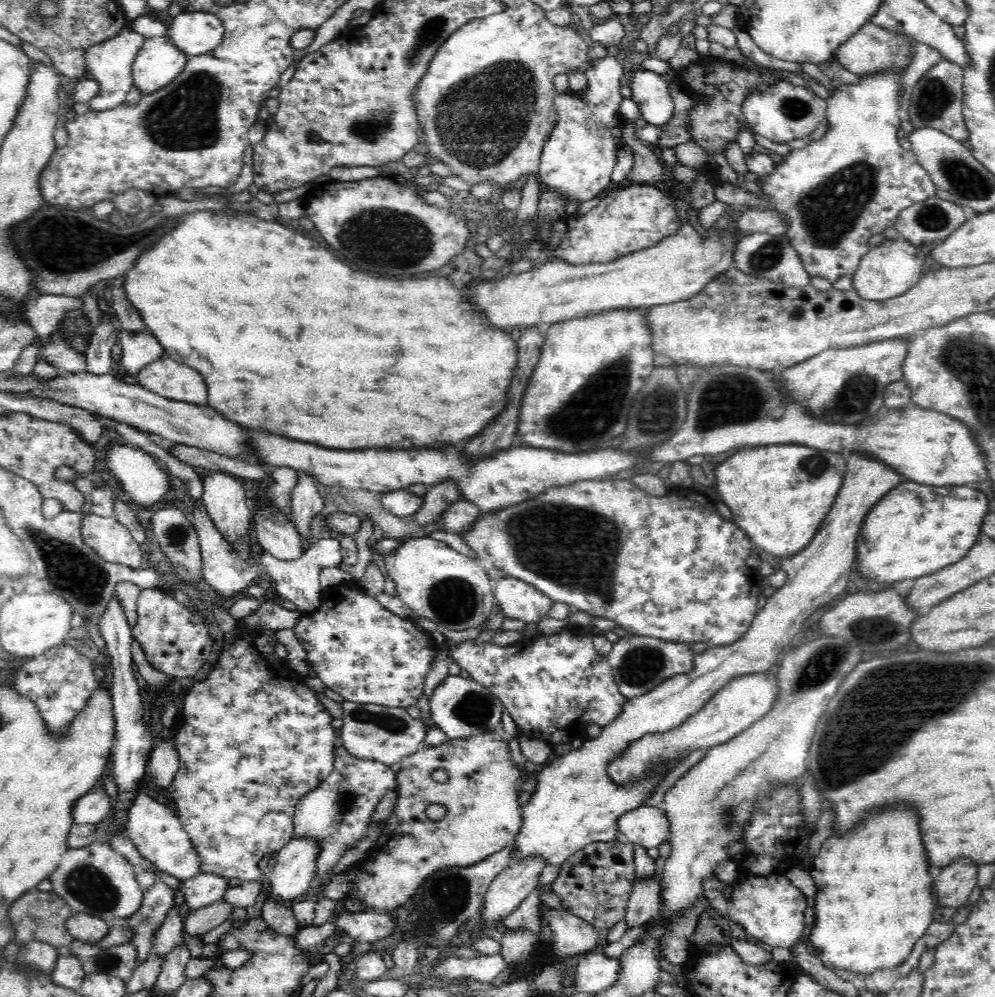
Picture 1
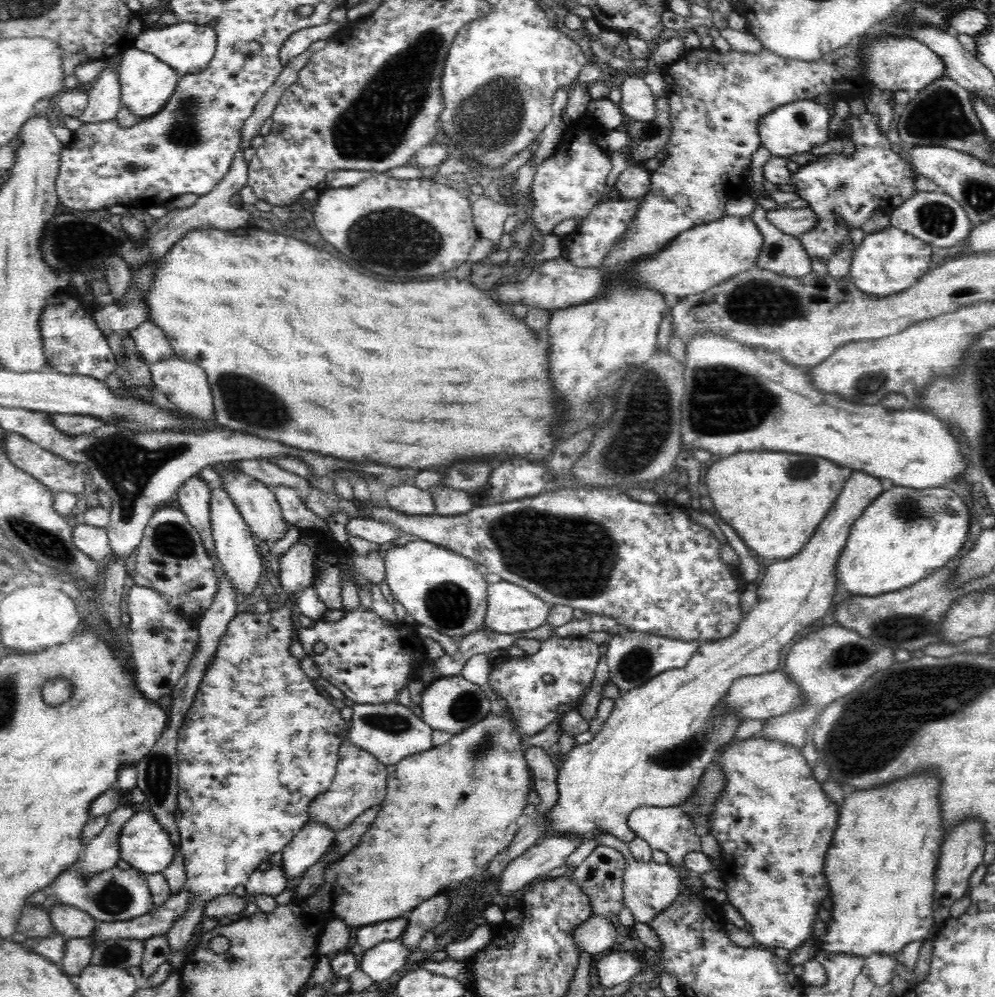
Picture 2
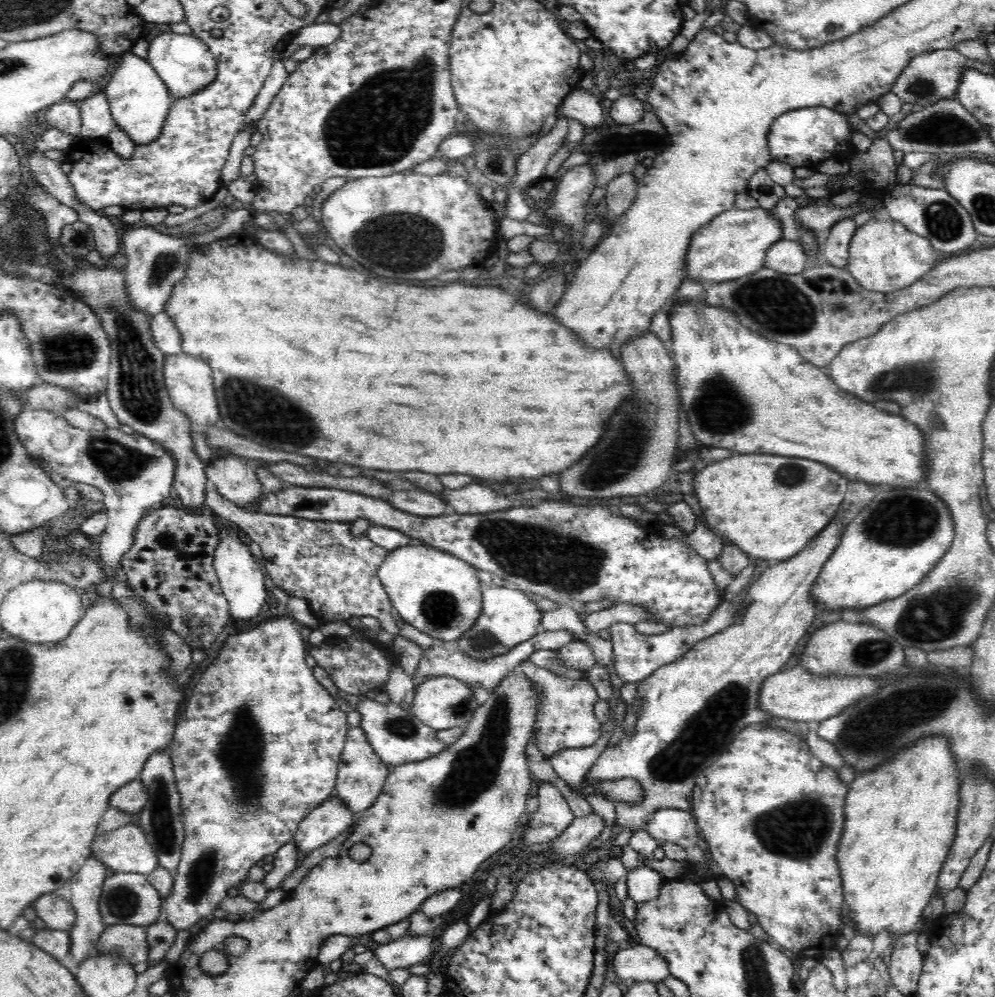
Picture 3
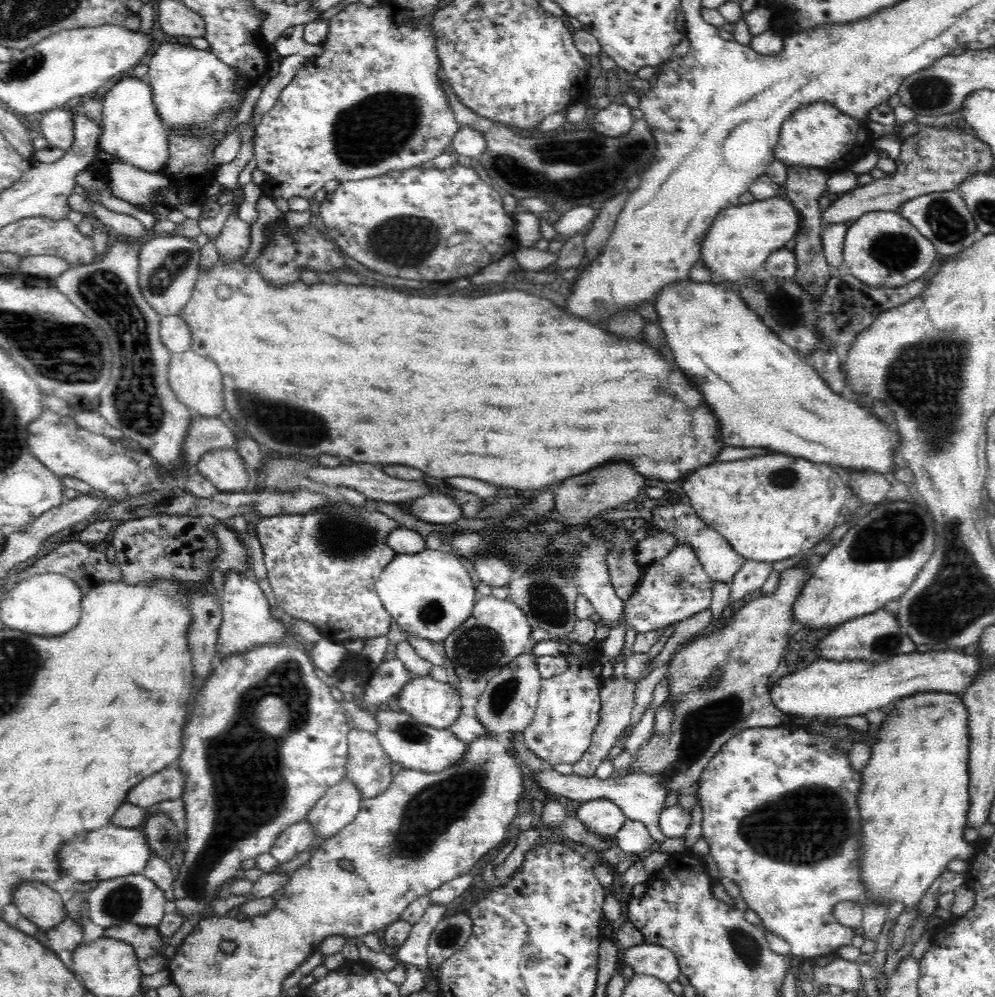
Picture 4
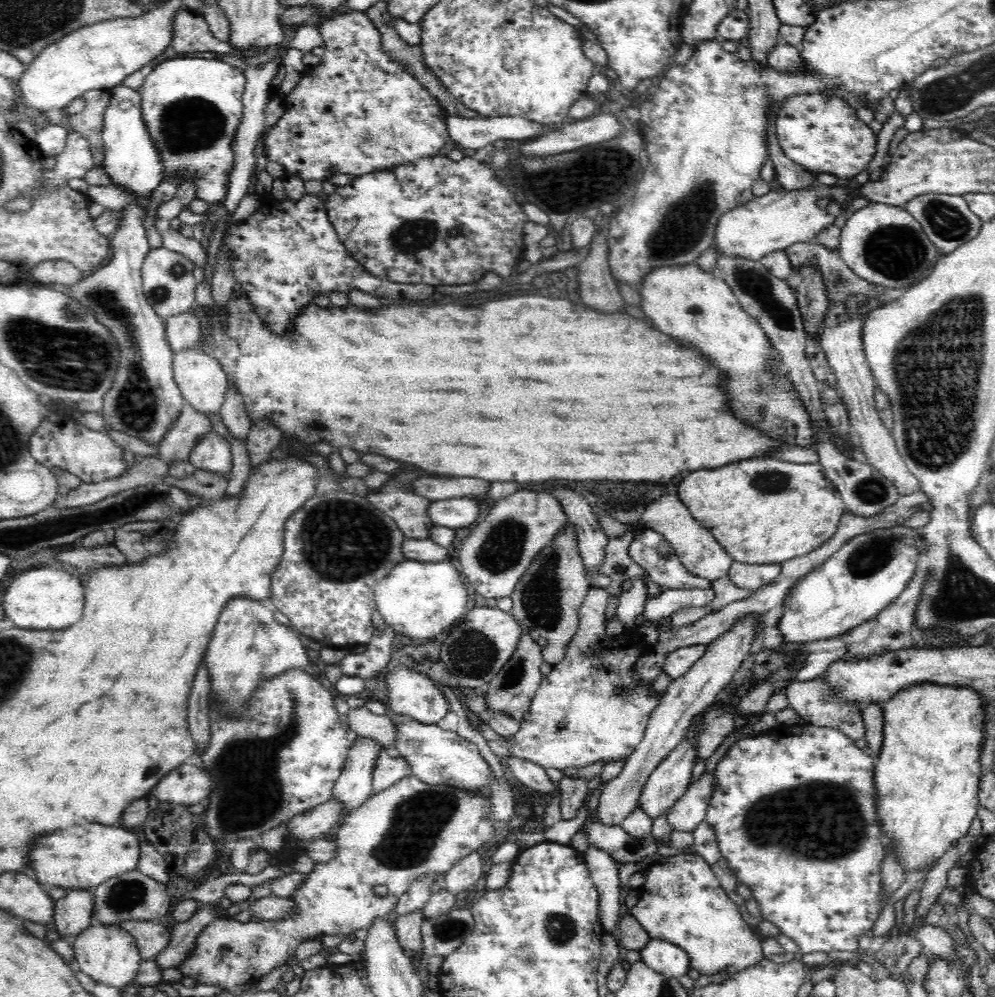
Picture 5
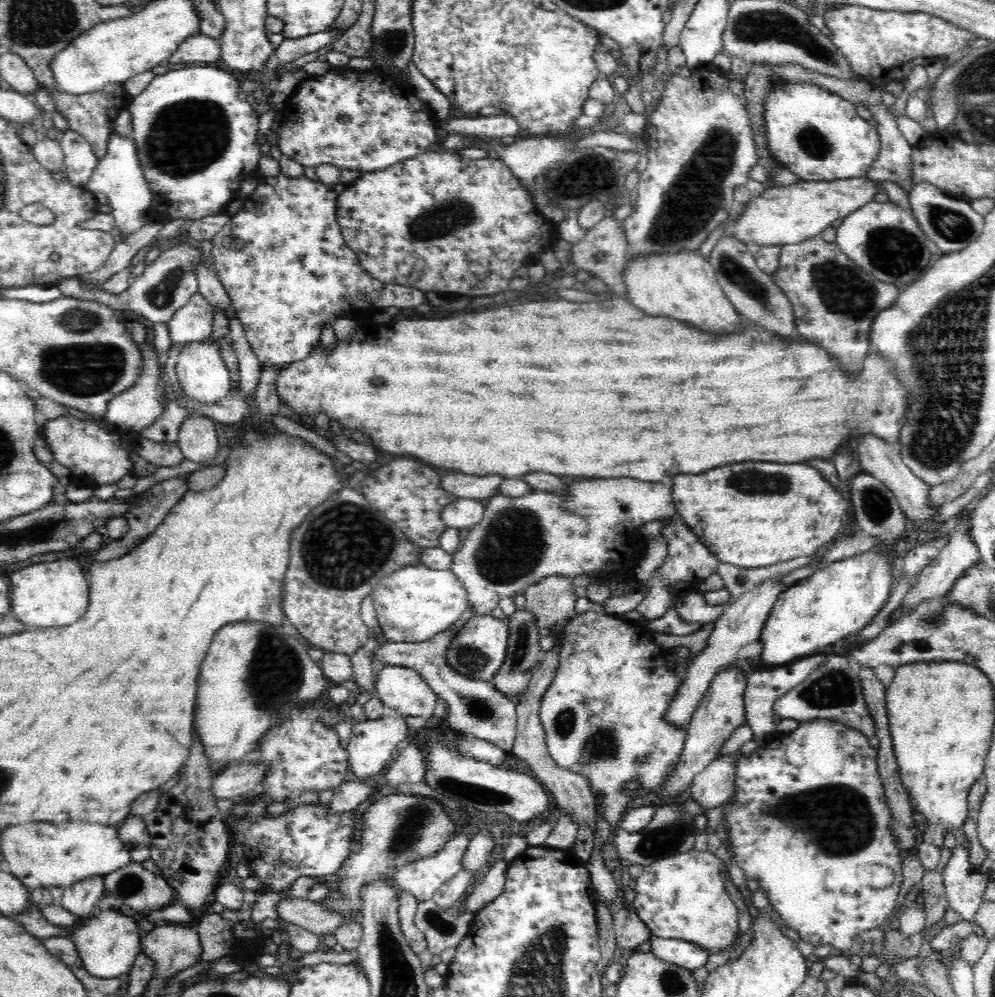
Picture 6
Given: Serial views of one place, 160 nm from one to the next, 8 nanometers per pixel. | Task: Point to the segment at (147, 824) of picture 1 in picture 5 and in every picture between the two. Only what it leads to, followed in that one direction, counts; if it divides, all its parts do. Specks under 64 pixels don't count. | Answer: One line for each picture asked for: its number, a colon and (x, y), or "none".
2: (144, 844)
3: (126, 849)
4: (109, 852)
5: (86, 855)

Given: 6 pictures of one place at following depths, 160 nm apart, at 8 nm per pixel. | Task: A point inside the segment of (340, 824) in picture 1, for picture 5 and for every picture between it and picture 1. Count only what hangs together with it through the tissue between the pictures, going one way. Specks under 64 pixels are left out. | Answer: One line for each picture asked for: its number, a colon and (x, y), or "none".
2: (360, 782)
3: (361, 775)
4: (368, 766)
5: (387, 770)

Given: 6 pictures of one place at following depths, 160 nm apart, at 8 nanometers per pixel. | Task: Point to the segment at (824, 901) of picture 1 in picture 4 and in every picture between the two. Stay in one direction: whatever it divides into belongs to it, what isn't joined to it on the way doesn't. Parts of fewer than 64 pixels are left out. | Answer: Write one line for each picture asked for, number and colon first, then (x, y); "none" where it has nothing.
2: (881, 867)
3: (900, 820)
4: (913, 802)

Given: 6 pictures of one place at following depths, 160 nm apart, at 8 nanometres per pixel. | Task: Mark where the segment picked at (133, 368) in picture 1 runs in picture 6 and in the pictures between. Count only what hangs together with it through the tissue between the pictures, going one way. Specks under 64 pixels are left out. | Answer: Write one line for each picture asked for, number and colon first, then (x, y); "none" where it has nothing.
2: (151, 343)
3: (166, 336)
4: (175, 333)
5: (183, 331)
6: (193, 322)

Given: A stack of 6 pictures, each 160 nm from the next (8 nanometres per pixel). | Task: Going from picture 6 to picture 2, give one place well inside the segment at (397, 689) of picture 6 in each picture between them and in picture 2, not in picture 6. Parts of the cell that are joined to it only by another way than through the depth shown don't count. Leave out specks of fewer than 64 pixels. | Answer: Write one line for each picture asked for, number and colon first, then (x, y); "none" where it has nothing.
2: (452, 704)
3: (443, 702)
4: (437, 704)
5: (410, 692)

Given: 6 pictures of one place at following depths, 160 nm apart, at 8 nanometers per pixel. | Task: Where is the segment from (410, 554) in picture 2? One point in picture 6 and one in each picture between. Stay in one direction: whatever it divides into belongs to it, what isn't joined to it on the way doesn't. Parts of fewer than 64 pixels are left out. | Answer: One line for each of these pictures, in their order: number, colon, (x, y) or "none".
3: (439, 594)
4: (430, 593)
5: (419, 599)
6: (415, 603)

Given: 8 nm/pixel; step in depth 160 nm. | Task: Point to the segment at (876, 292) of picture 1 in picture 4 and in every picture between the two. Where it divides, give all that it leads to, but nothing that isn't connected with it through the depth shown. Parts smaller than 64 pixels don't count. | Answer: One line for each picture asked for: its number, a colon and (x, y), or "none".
2: (888, 261)
3: (885, 256)
4: (881, 248)

